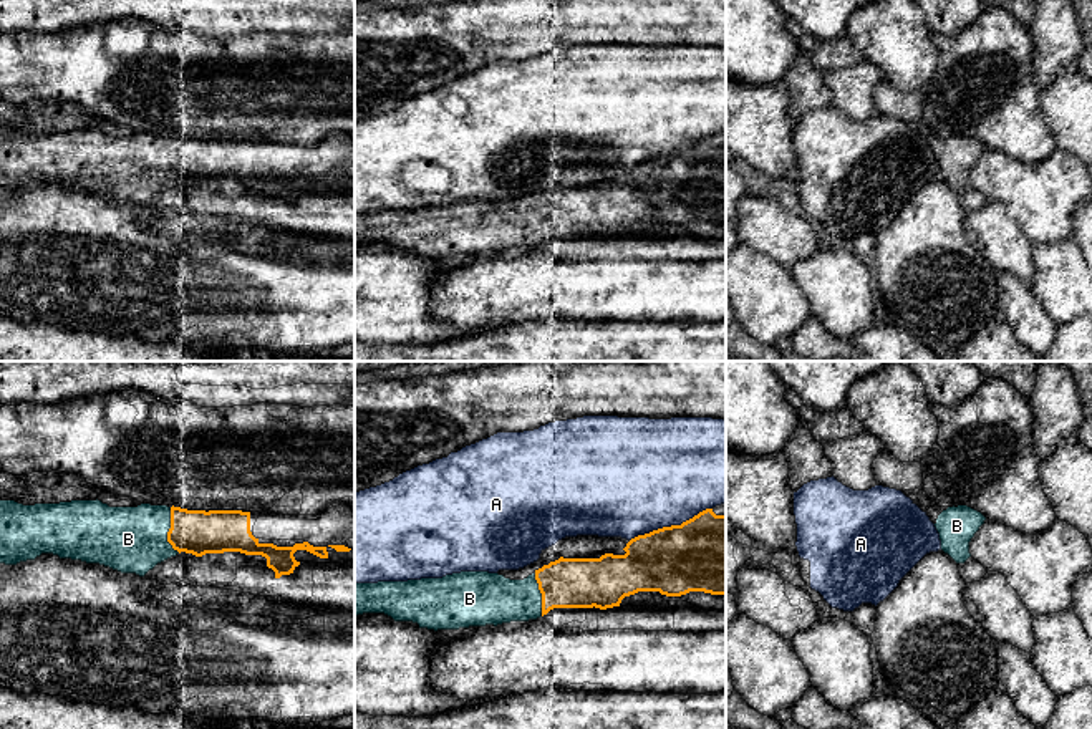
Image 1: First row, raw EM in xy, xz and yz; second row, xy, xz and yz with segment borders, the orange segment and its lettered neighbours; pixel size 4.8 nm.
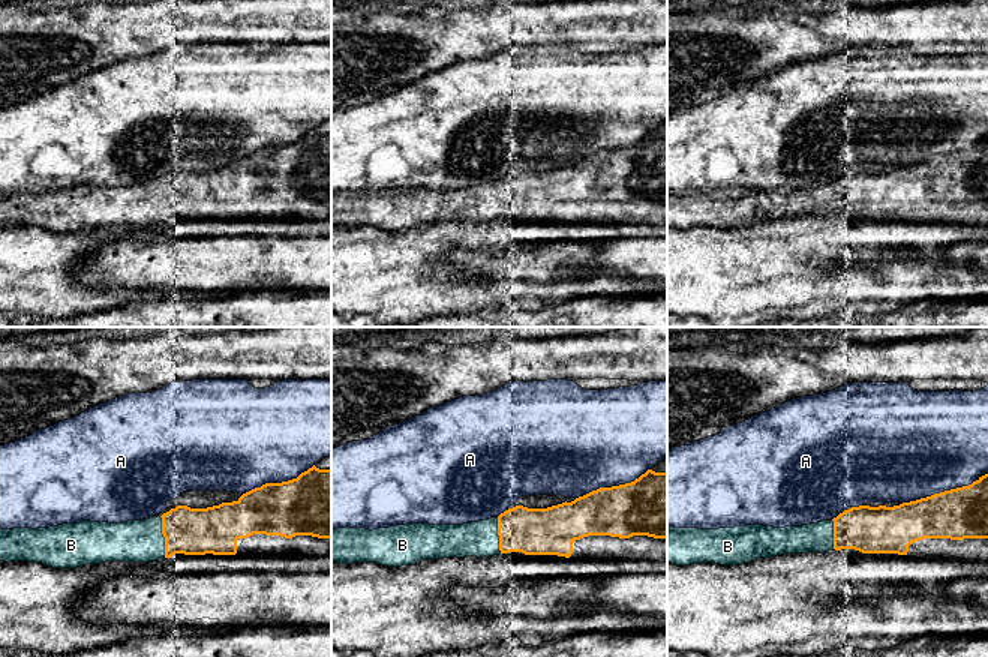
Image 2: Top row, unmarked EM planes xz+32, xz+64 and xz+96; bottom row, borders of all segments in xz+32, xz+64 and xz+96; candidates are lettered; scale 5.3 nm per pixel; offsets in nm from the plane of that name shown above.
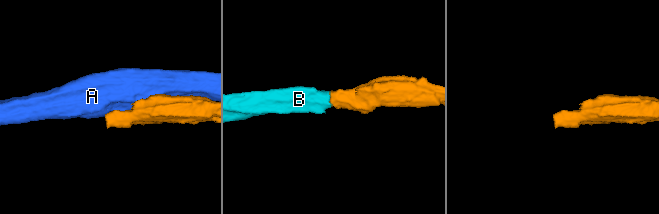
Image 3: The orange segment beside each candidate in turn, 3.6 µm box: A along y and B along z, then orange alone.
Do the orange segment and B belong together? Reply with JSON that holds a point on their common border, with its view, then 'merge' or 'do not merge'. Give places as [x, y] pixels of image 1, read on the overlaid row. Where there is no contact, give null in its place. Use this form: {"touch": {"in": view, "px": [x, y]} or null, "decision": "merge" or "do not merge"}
{"touch": {"in": "xy", "px": [169, 531]}, "decision": "merge"}

